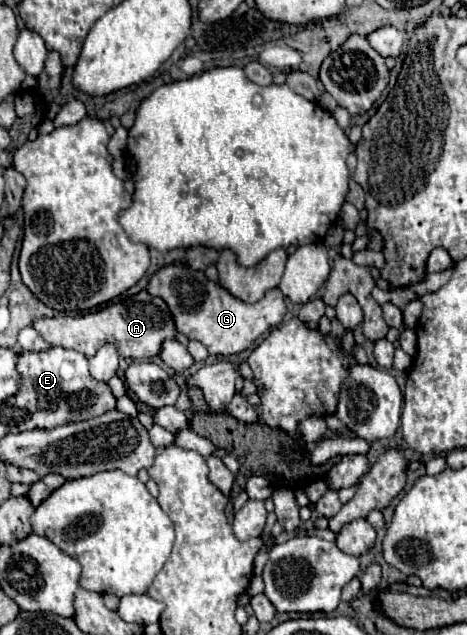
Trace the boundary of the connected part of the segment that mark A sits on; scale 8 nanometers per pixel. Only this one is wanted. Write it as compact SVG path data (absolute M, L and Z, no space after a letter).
M141 290L137 296L133 298L123 298L117 304L111 304L99 312L89 312L83 316L55 316L55 318L39 318L33 322L33 328L51 344L51 346L61 346L67 350L77 350L81 354L85 354L87 358L93 358L97 348L103 344L113 344L119 352L121 358L149 358L149 356L157 356L161 350L161 344L165 340L175 340L175 322L173 316L165 304L165 300L151 296L147 290Z

